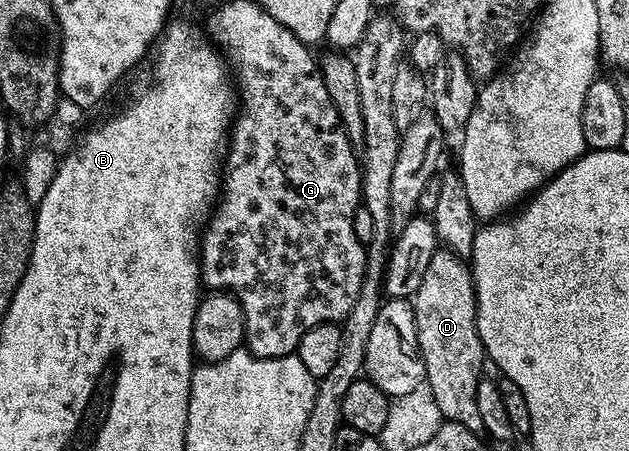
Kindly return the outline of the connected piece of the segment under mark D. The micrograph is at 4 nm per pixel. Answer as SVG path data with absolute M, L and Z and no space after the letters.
M439 247L438 252L432 254L432 262L428 262L428 271L420 281L420 290L416 290L412 303L420 342L420 354L424 358L426 371L424 384L430 389L434 404L440 410L443 421L459 424L477 434L484 433L484 421L480 418L479 408L476 407L476 386L484 376L482 372L484 353L476 326L476 290L469 263L454 252Z

